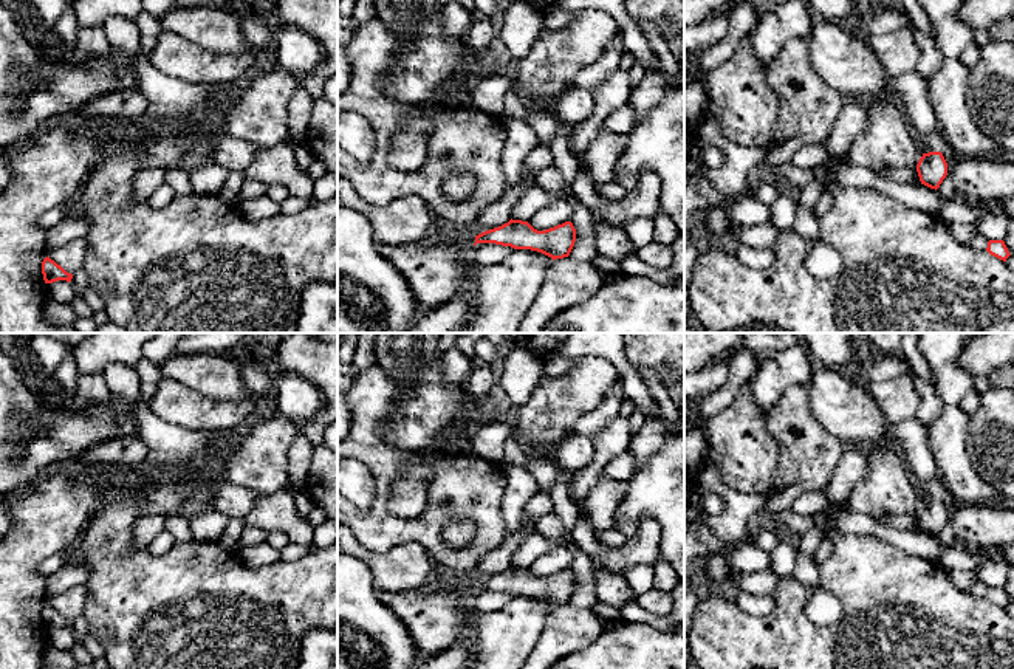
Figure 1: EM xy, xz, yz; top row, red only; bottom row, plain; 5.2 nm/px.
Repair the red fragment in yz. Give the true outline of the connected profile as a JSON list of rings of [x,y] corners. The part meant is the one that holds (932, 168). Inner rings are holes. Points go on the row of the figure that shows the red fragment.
[[[941,129],[933,130],[926,138],[926,152],[916,164],[916,172],[921,184],[938,189],[947,175],[947,163],[943,156],[943,150],[947,146],[946,136]]]

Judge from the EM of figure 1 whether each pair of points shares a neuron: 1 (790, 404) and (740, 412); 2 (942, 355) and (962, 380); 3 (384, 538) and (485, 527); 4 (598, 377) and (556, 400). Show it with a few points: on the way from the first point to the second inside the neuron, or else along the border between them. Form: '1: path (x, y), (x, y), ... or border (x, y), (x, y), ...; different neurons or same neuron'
1: border (759, 408), (762, 425), (776, 442); different neurons
2: path (943, 361), (955, 373); same neuron
3: path (409, 530), (423, 530), (441, 511), (460, 511); same neuron
4: path (587, 383), (567, 398); same neuron

